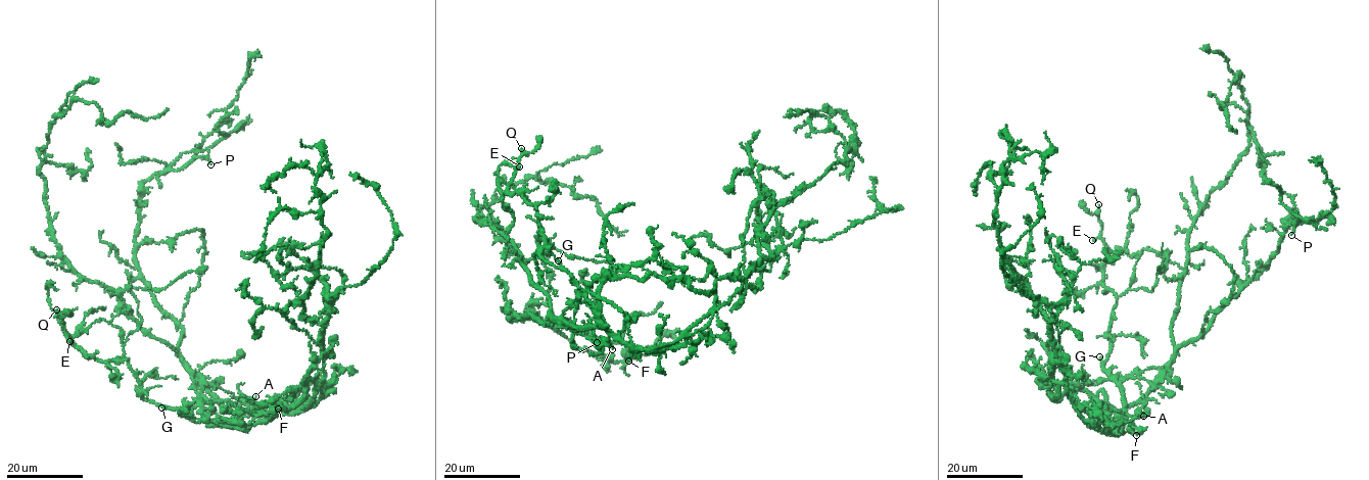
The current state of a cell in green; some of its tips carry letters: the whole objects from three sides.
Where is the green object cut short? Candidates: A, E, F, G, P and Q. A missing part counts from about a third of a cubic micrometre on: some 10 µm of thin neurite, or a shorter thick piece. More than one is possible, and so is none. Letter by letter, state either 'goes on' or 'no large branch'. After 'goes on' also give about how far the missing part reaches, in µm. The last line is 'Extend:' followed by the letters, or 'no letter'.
A: no large branch
E: goes on; about 20 µm are missing
F: goes on; about 6 µm are missing
G: no large branch
P: no large branch
Q: goes on; about 10 µm are missing
Extend: E, F, Q

